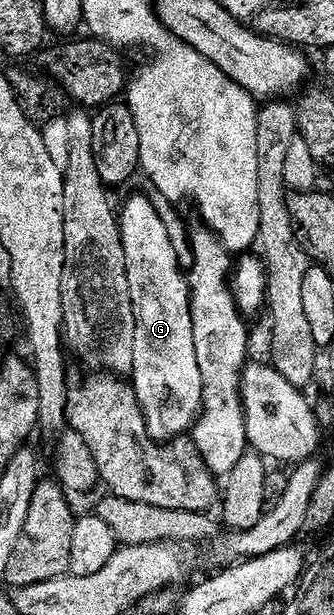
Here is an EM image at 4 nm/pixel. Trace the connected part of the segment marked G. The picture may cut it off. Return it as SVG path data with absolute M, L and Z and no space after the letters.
M130 196L124 208L119 208L118 218L134 313L134 365L130 384L136 391L149 437L169 441L191 432L204 405L202 371L194 353L188 280L182 267L180 271L181 256L172 244L173 232L168 231L163 217L146 196Z

